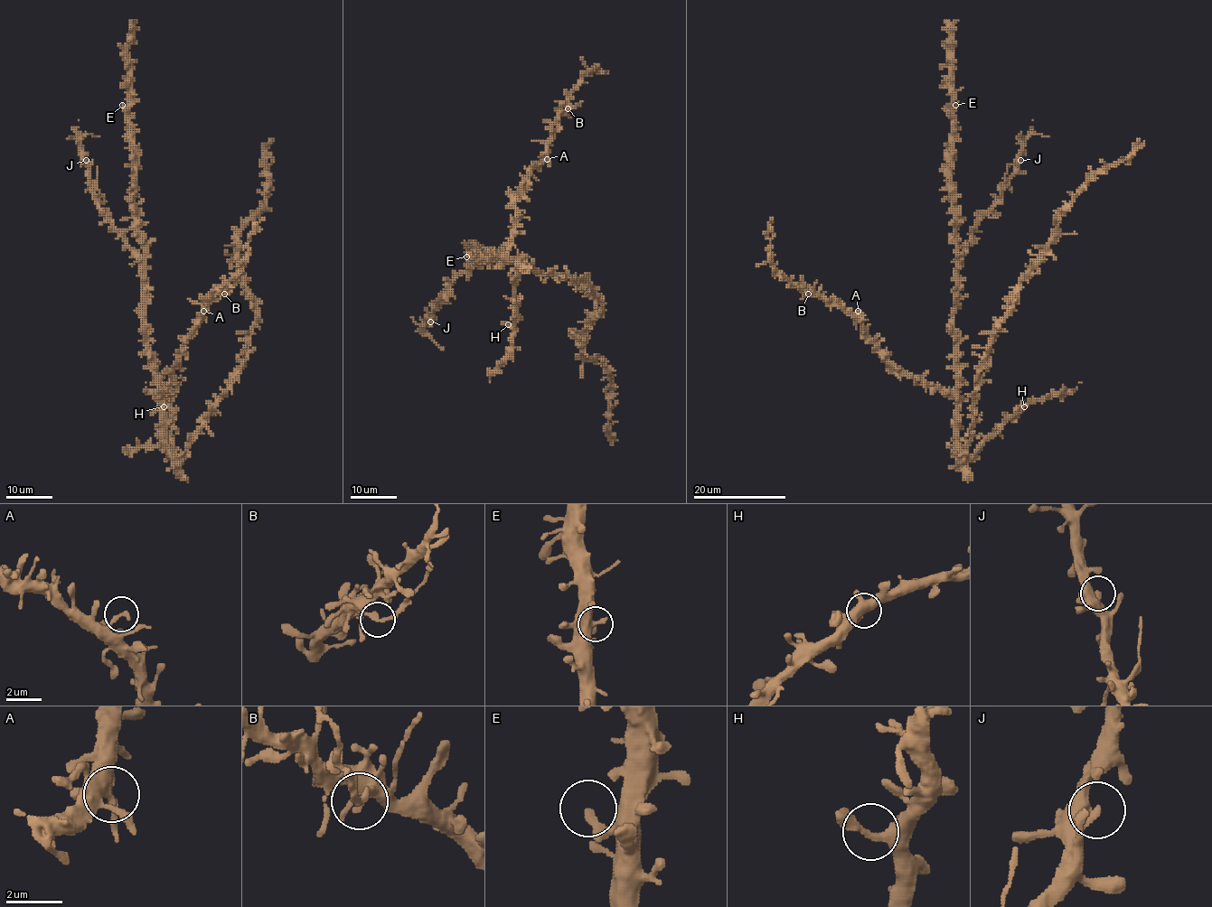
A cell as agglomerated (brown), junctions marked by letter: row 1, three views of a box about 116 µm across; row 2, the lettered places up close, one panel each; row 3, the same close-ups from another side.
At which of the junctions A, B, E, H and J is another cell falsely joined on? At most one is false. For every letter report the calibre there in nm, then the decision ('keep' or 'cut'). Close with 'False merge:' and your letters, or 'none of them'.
A: 280 nm thick; keep
B: 220 nm thick; cut
E: 240 nm thick; keep
H: 320 nm thick; keep
J: 260 nm thick; keep
False merge: B

